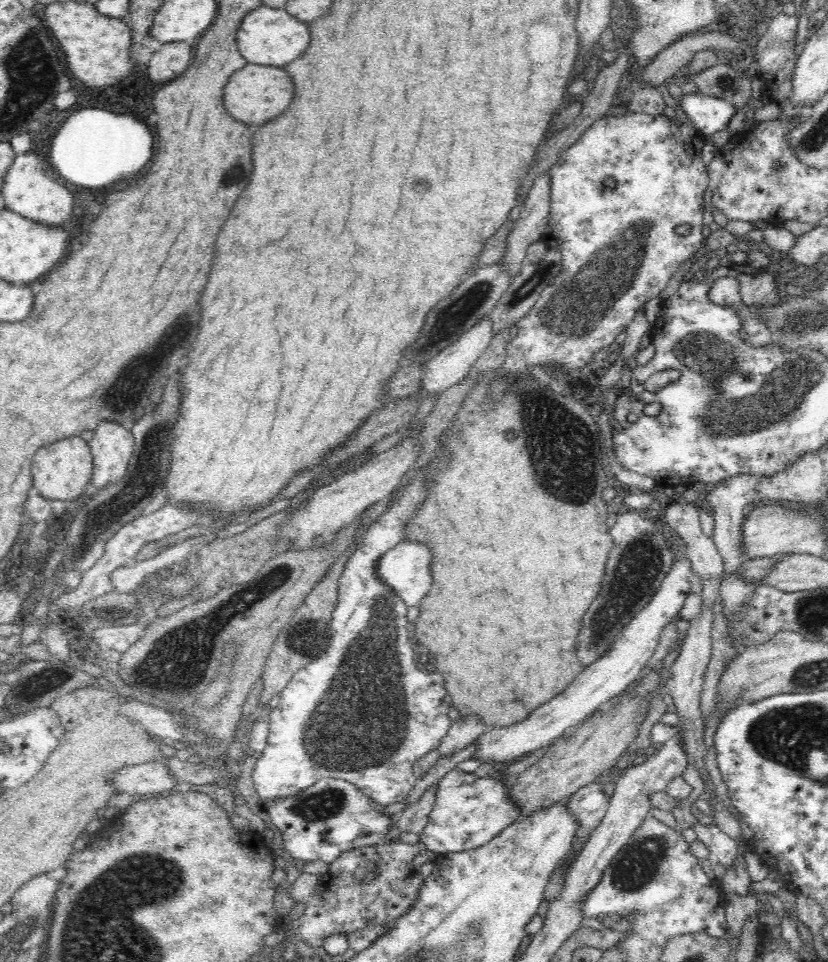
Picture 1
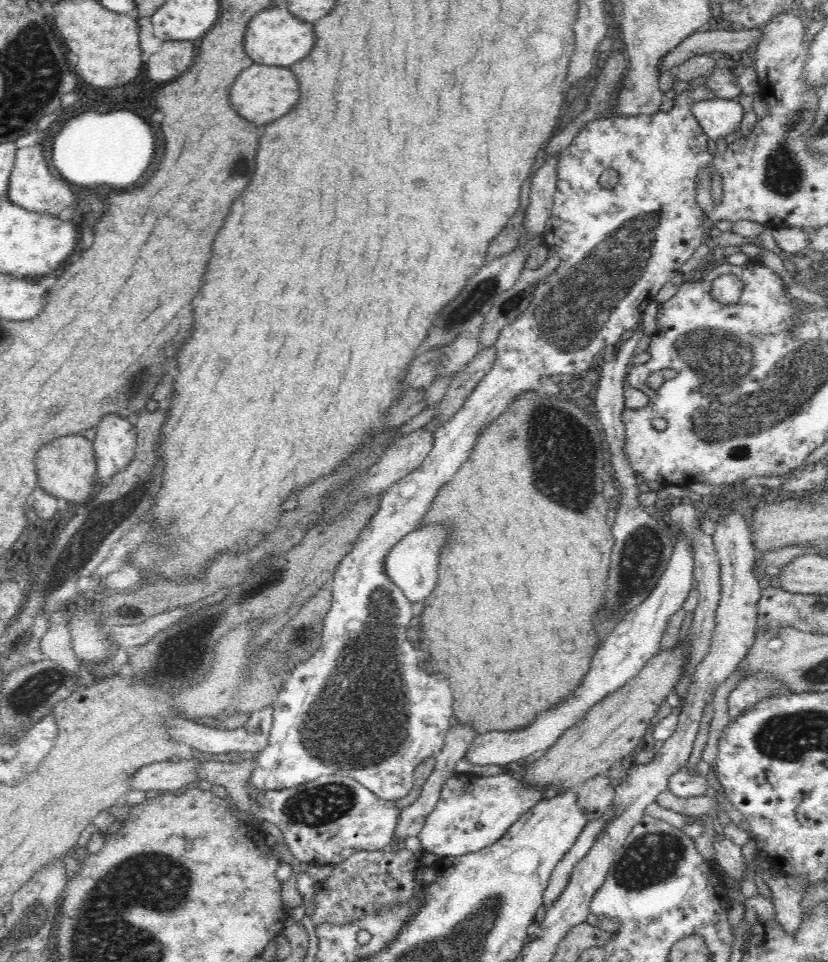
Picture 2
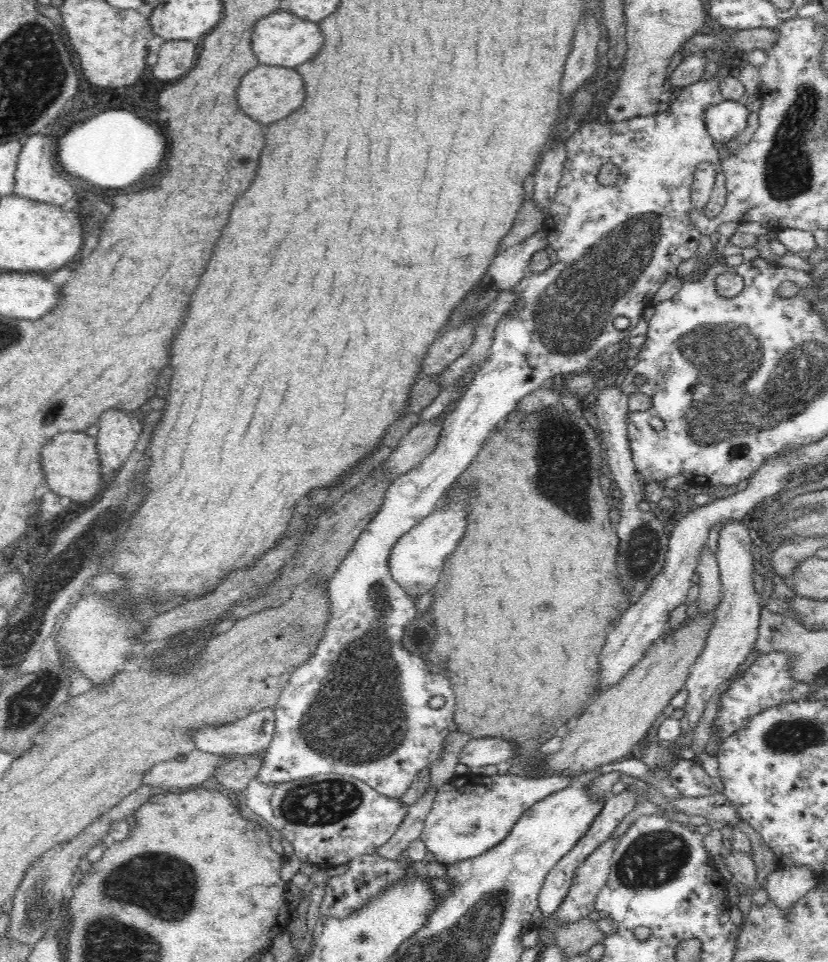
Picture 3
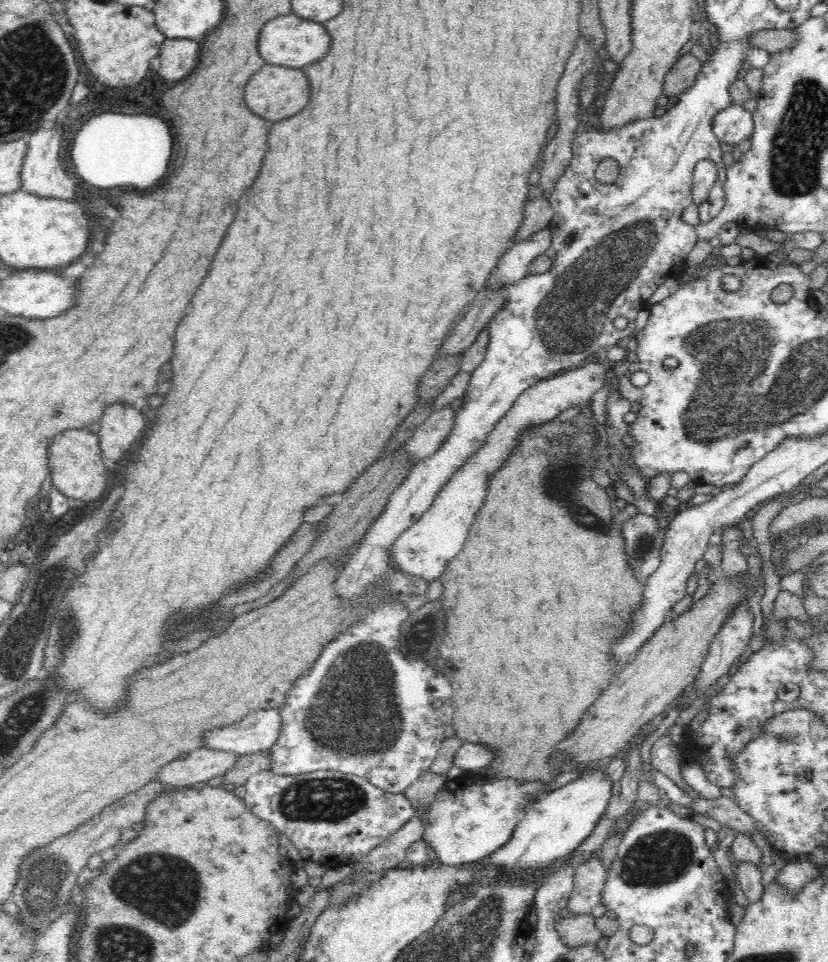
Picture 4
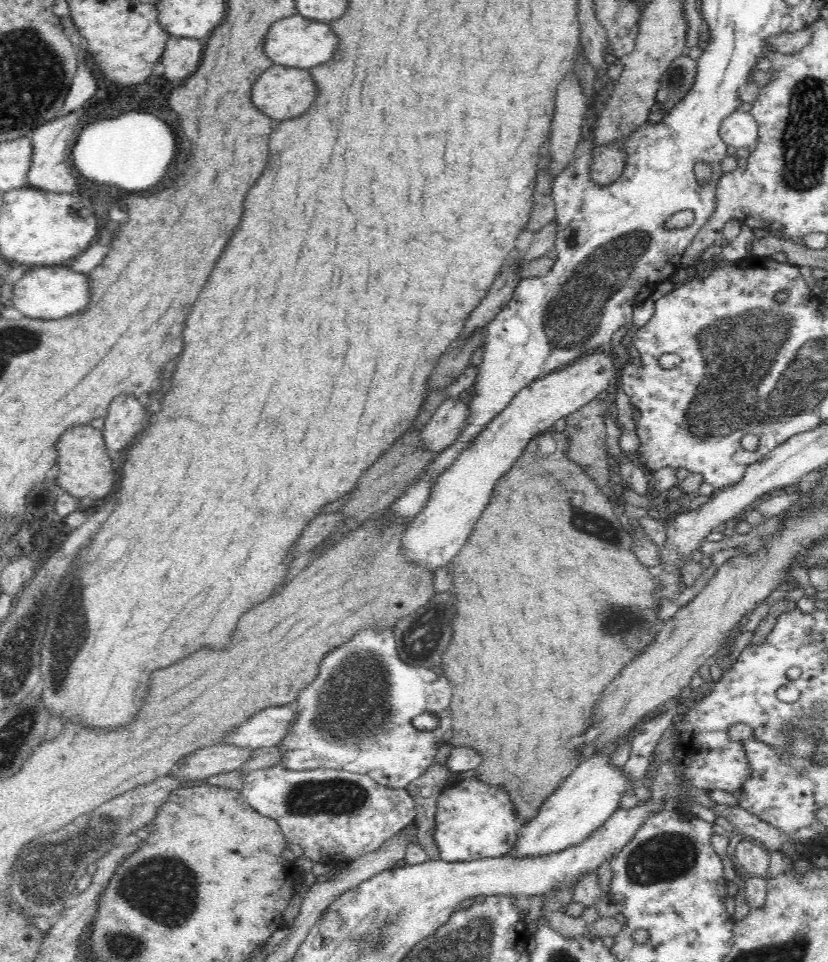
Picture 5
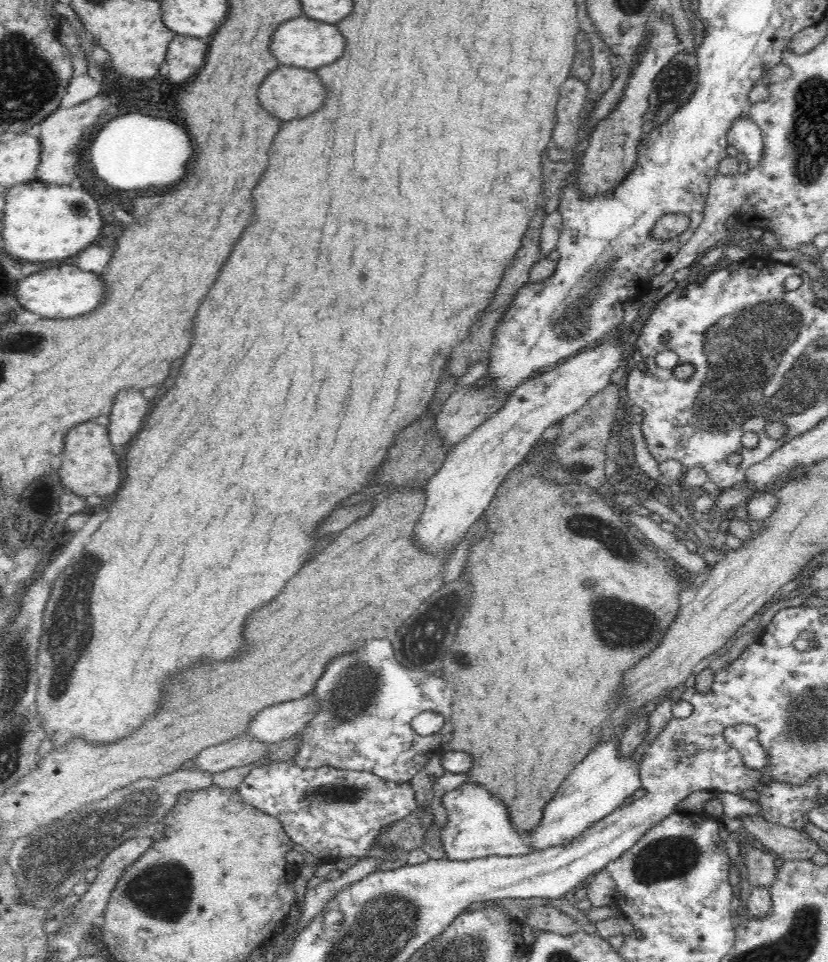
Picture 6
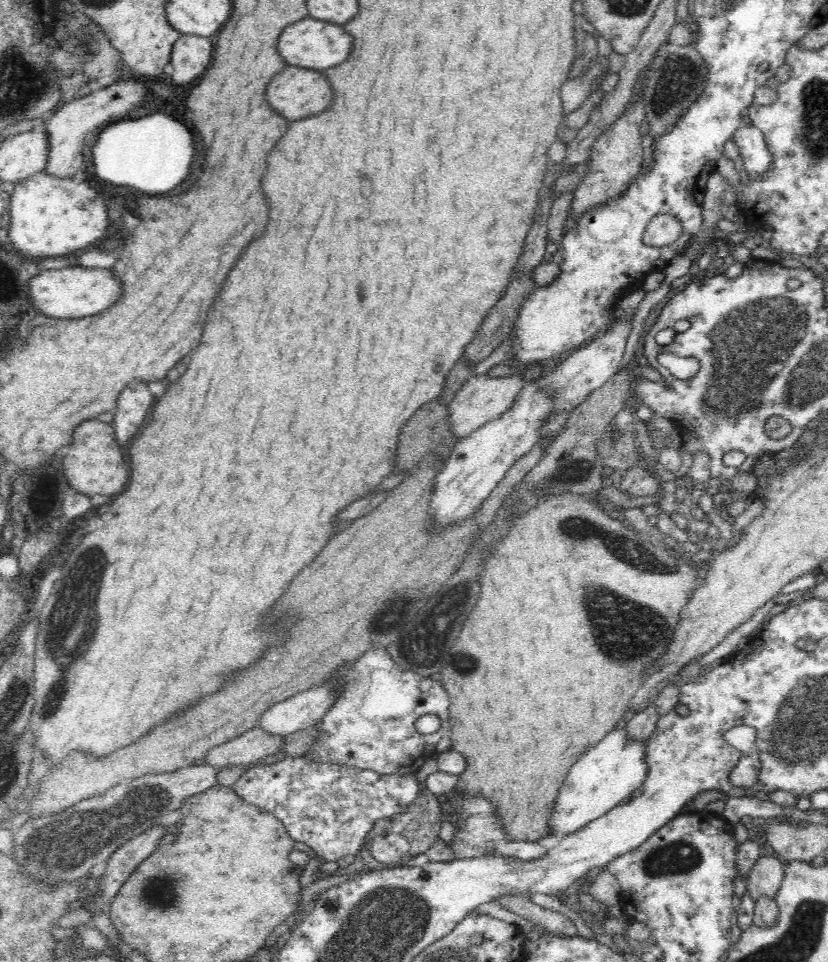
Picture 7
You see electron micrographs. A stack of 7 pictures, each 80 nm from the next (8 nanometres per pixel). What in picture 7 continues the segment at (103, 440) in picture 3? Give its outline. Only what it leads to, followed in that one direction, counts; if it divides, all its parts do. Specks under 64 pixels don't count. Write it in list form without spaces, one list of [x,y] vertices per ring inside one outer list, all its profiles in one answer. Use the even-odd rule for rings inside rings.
[[[136,380],[122,390],[111,422],[120,446],[128,446],[126,442],[130,442],[132,434],[138,432],[138,428],[144,424],[144,418],[150,412],[152,404],[154,404],[154,398],[146,383]]]

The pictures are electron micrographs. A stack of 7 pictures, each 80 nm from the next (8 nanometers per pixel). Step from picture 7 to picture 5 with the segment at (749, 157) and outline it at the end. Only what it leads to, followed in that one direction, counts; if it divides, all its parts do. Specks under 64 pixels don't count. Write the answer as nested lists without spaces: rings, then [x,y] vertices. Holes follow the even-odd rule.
[[[736,109],[722,119],[719,128],[722,140],[727,146],[748,148],[752,152],[758,142],[758,125],[751,111],[743,112]]]

